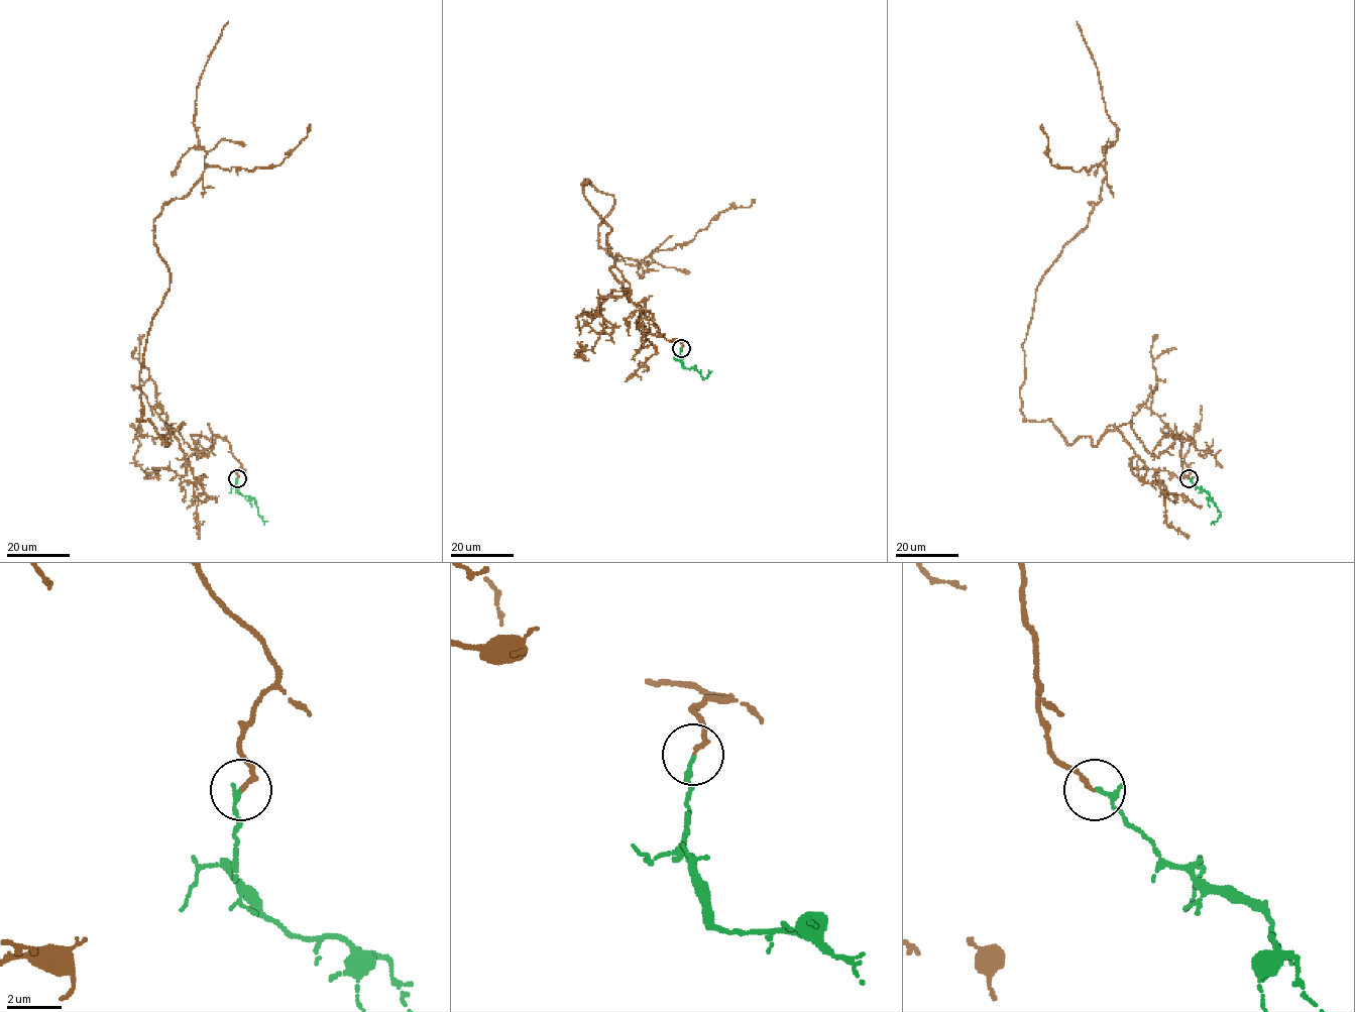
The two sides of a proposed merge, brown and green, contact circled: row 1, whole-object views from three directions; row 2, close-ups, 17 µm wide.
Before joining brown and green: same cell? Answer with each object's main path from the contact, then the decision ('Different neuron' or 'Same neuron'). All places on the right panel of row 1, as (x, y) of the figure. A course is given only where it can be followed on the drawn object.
Course of brown: (1189, 478), (1178, 437), (1157, 457), (1130, 424), (1069, 444), (1021, 412), (1036, 289), (1118, 138), (1077, 21). Course of green: (1189, 478), (1209, 493), (1221, 513), (1212, 524). Same neuron

